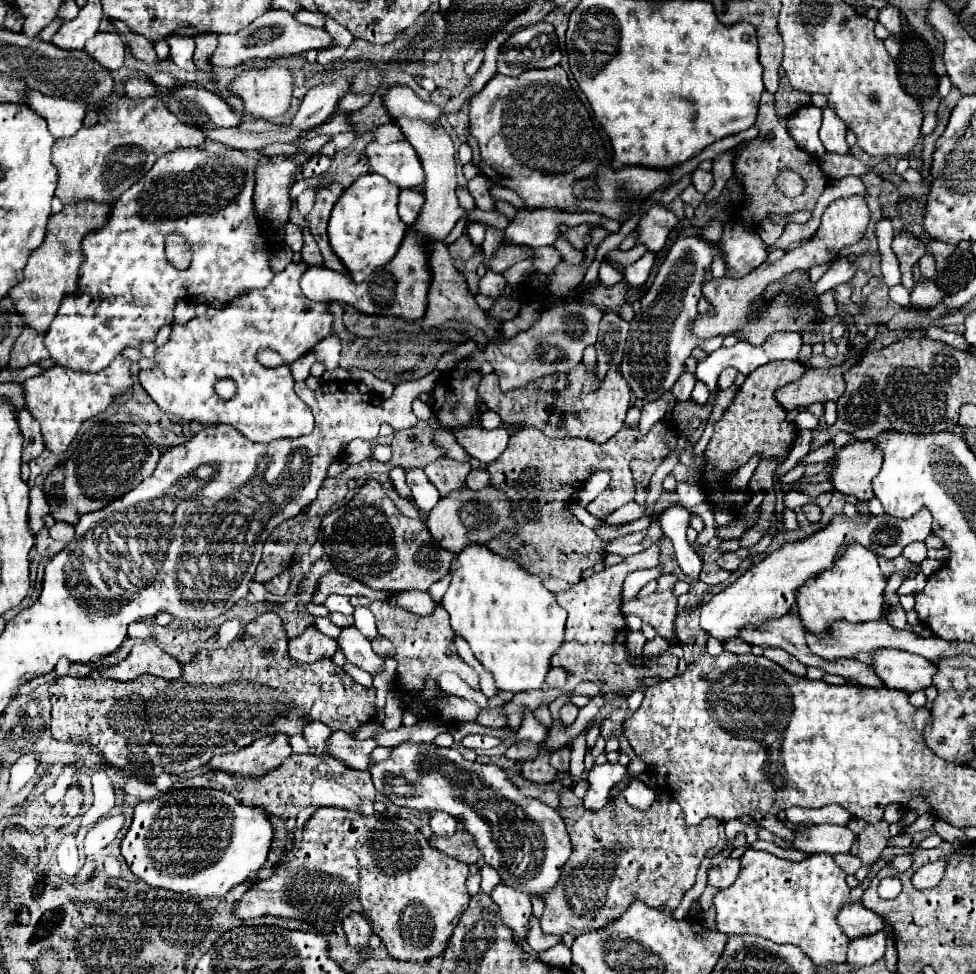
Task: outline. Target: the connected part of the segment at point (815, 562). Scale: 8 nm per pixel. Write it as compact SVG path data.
M919 511L911 519L895 519L891 515L871 515L859 513L857 517L835 515L827 527L801 539L783 543L777 551L767 555L763 561L745 571L735 583L727 585L723 591L715 593L711 601L701 605L701 627L715 639L729 641L737 637L737 631L747 625L761 625L767 619L785 615L795 603L795 589L807 579L831 567L837 551L845 543L861 543L875 555L895 559L913 541L923 541L931 533L931 513Z

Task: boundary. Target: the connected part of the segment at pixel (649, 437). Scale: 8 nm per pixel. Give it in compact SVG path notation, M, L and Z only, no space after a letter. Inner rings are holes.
M663 419L657 421L645 435L639 435L639 425L625 425L603 445L595 445L585 439L549 439L537 427L517 427L503 455L489 465L489 475L491 481L511 499L511 507L521 509L523 515L519 517L521 523L515 523L517 533L503 535L503 539L491 541L491 551L515 559L521 567L525 567L533 575L539 575L543 585L553 593L569 591L571 587L575 587L585 569L603 563L605 541L595 537L597 533L593 529L585 529L585 525L581 525L577 517L567 511L567 503L579 491L581 483L597 471L609 471L611 483L595 501L587 505L587 511L591 515L609 517L613 509L619 509L627 501L633 501L635 485L629 463L633 459L667 457L671 451L667 447L667 437L673 435L673 427L675 425L671 419ZM505 541L517 541L517 545L501 545ZM507 549L515 555L507 555Z

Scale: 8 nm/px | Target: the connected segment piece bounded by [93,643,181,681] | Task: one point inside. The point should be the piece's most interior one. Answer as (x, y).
(149, 658)

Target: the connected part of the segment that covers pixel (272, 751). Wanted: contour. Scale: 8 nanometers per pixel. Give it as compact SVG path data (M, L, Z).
M269 735L263 739L257 739L249 747L243 747L243 751L237 751L235 755L219 755L207 763L213 771L231 773L235 777L249 777L259 779L277 769L287 757L291 755L291 745L287 741L287 735Z

